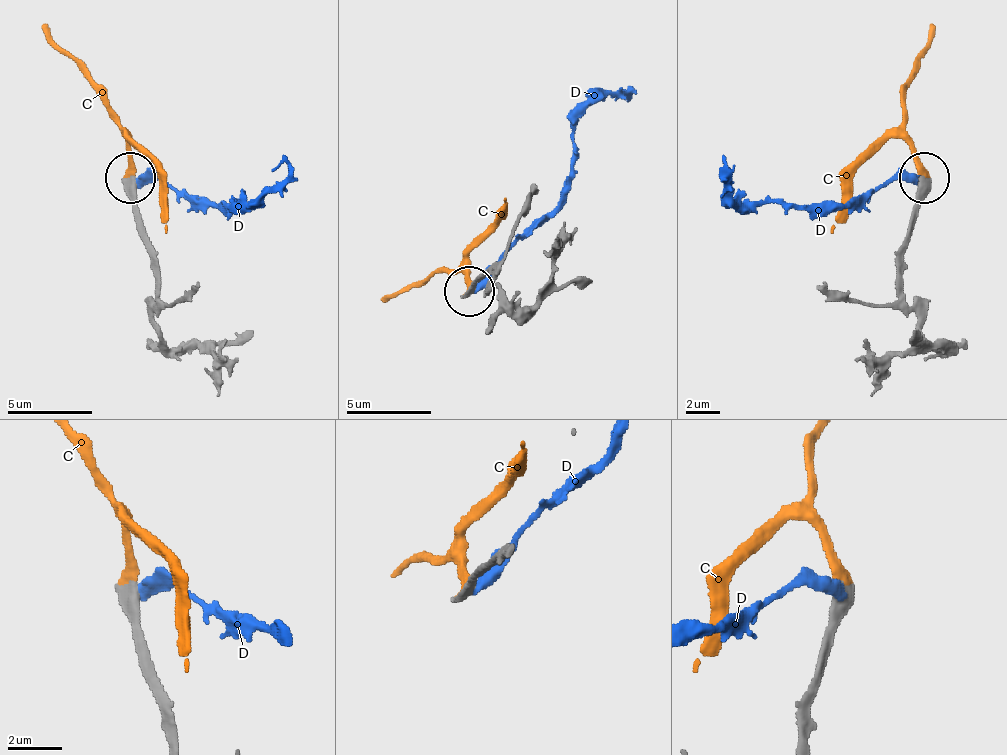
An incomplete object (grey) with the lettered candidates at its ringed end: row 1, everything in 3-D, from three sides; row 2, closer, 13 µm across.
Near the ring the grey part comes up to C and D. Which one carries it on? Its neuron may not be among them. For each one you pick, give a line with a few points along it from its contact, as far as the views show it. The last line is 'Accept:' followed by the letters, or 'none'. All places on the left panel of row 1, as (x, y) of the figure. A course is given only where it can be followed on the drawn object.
C: Its course: (129, 179), (129, 141), (120, 132), (103, 90), (53, 39), (44, 22)
Accept: C

